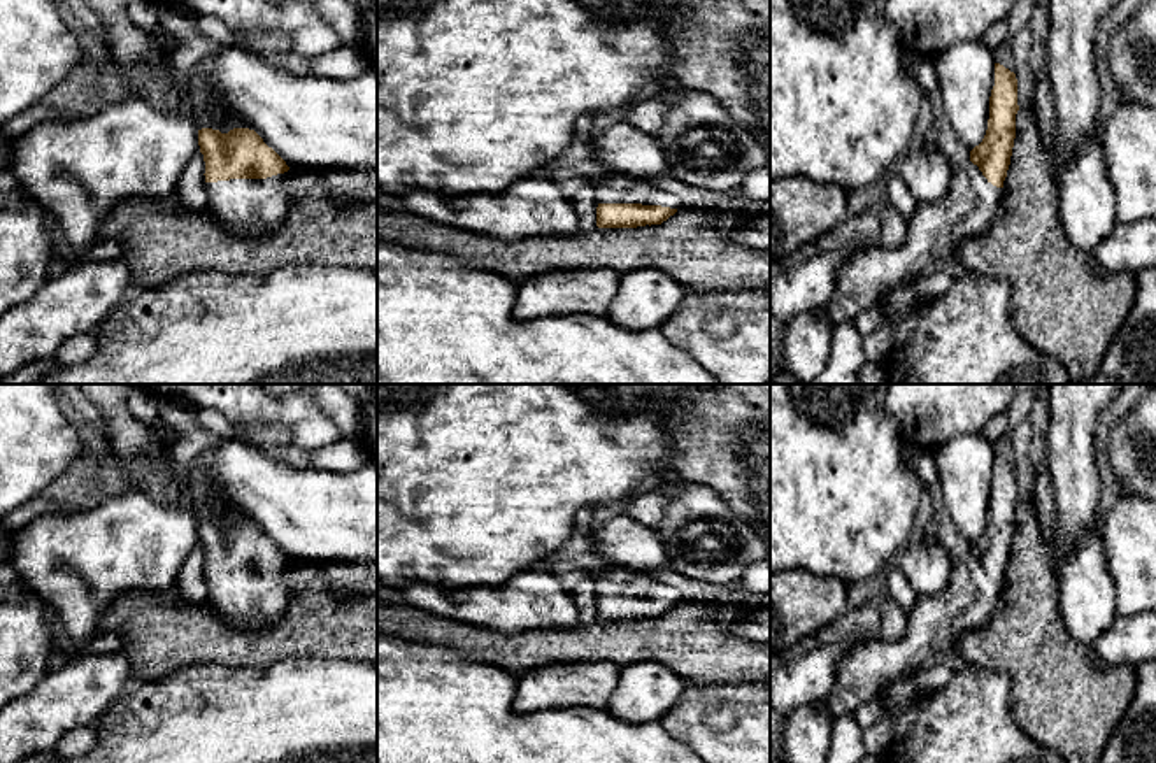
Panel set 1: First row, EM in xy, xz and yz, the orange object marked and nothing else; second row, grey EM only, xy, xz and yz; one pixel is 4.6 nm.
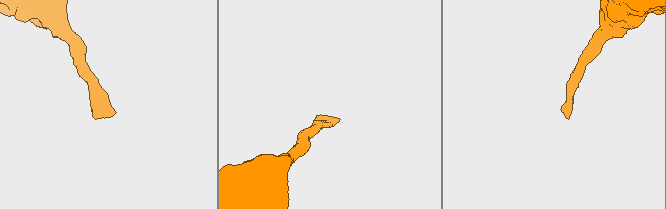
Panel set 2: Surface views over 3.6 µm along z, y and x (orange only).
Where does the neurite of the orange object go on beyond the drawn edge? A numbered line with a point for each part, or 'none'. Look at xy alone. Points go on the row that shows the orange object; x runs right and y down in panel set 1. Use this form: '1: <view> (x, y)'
1: xy (251, 207)

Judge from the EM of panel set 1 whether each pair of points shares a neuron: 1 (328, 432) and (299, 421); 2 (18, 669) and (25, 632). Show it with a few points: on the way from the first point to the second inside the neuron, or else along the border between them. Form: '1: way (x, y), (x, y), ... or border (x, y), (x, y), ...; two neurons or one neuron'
1: way (321, 432), (306, 421); one neuron
2: way (18, 660), (18, 641); one neuron

